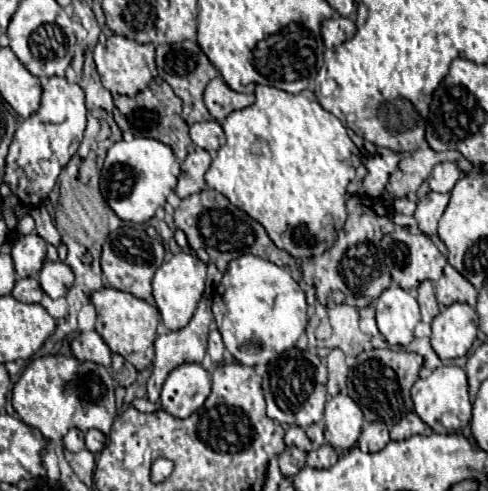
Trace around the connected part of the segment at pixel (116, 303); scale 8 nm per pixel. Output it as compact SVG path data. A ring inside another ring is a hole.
M101 288L93 292L91 302L97 308L97 334L105 340L105 344L111 348L111 352L121 354L125 360L129 360L137 370L145 370L153 360L153 340L157 336L157 322L159 322L159 310L129 294L115 288Z

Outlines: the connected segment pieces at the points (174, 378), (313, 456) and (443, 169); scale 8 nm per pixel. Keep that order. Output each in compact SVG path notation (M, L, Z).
M181 364L165 380L161 390L161 408L175 416L187 418L199 410L211 392L211 378L201 364Z
M323 444L317 450L307 454L307 464L311 468L329 468L337 462L337 458L339 458L339 454L335 452L335 448L329 444Z
M441 162L429 176L429 186L435 192L451 192L455 182L461 178L461 170L453 162Z

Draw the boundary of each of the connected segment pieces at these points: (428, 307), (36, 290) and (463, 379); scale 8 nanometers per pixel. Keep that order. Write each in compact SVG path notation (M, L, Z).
M425 280L425 282L417 288L417 302L419 302L419 306L421 306L423 322L431 322L431 320L439 314L439 304L437 304L437 298L435 298L433 282Z
M21 278L15 282L15 288L11 292L19 302L31 304L31 302L41 302L43 288L35 278Z
M441 366L431 372L427 378L419 378L415 386L411 388L411 398L415 404L415 412L419 418L429 424L435 432L441 432L441 416L443 414L455 414L463 426L471 420L471 400L469 400L469 386L465 370L459 366Z

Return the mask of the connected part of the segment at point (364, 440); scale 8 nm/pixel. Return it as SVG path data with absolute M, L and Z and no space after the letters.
M369 422L363 426L357 446L363 452L379 452L389 444L389 430L381 422Z

